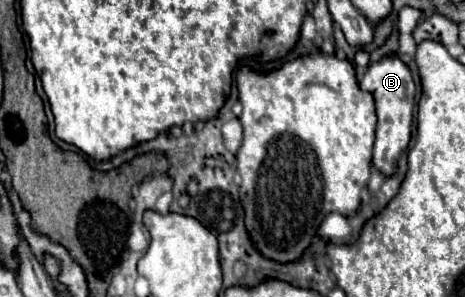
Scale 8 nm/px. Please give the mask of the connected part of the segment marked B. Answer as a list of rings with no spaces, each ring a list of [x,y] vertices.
[[[388,53],[384,59],[368,65],[360,87],[370,91],[376,101],[378,125],[376,125],[376,141],[374,141],[374,157],[372,157],[374,165],[384,175],[392,175],[394,159],[408,147],[408,141],[410,141],[410,125],[412,125],[414,95],[416,95],[412,71],[396,53]]]

